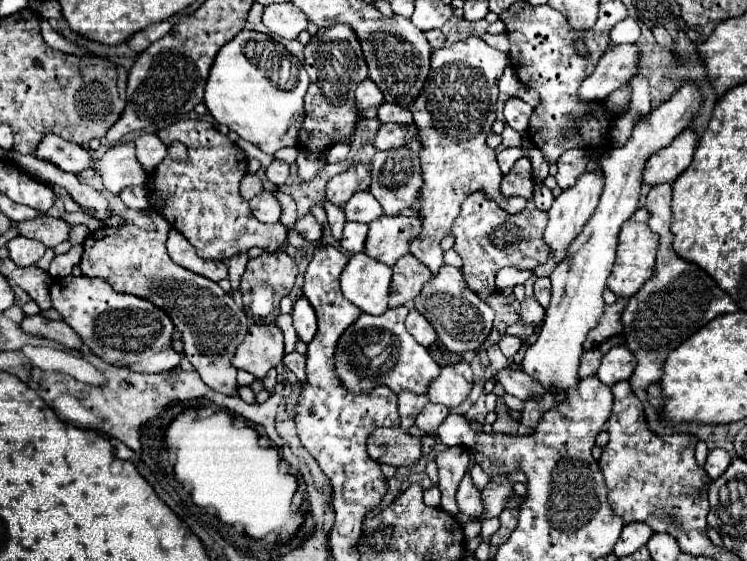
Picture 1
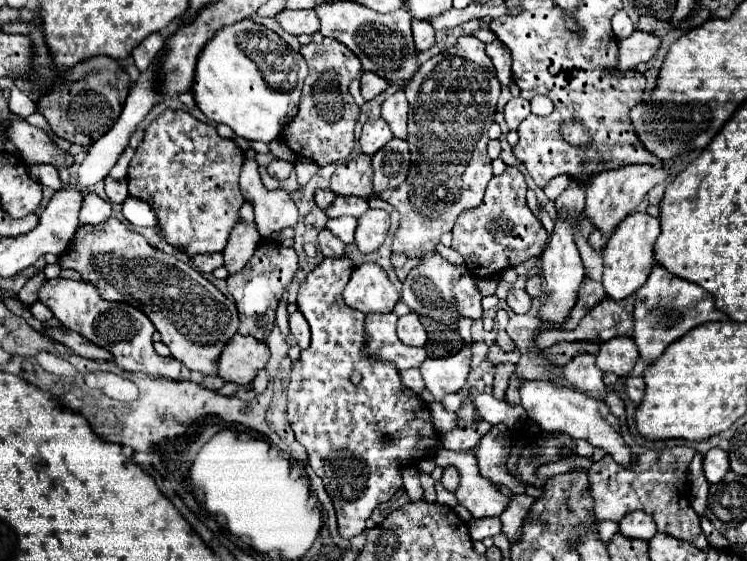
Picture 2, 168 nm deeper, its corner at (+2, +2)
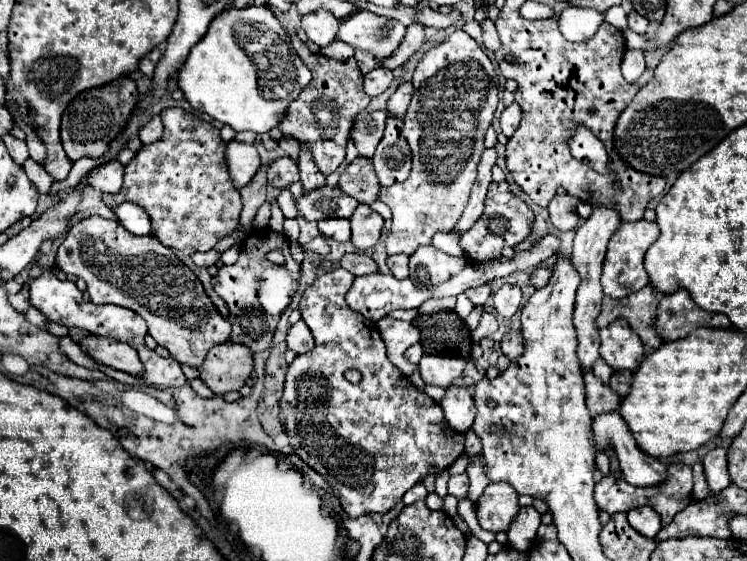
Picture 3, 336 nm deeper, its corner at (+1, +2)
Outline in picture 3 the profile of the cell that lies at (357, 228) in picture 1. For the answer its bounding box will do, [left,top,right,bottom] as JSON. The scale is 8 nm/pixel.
[317,219,351,243]

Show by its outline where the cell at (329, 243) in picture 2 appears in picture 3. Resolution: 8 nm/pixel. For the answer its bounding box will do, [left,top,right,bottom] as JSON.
[341,253,377,275]

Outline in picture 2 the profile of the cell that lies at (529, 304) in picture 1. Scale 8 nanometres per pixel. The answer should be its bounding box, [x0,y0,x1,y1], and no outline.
[506,289,532,313]

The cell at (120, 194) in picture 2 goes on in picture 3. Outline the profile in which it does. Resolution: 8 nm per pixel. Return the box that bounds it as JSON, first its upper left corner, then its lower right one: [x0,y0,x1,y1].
[79,159,123,193]

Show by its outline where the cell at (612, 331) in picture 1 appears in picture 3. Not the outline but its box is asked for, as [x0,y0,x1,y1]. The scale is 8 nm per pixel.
[597,285,661,349]

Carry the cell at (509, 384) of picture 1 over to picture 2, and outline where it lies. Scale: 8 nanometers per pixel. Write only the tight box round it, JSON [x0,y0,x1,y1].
[520,379,628,463]

